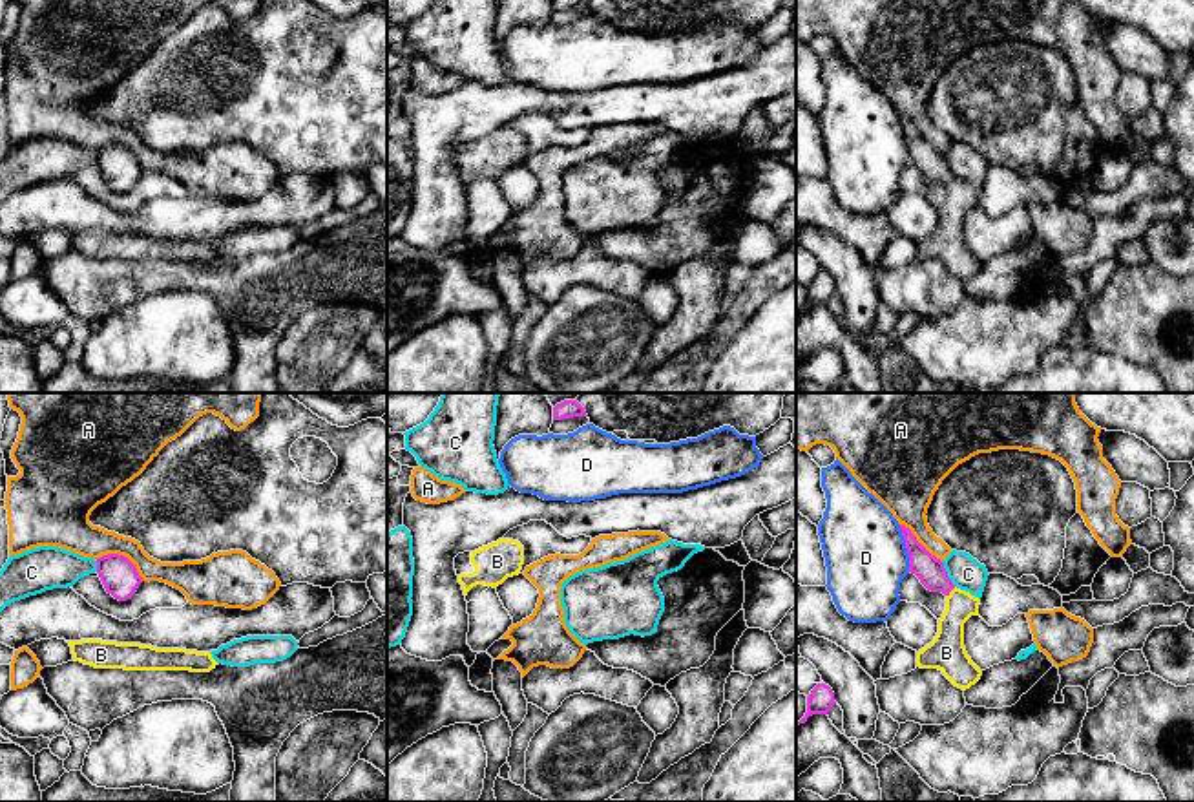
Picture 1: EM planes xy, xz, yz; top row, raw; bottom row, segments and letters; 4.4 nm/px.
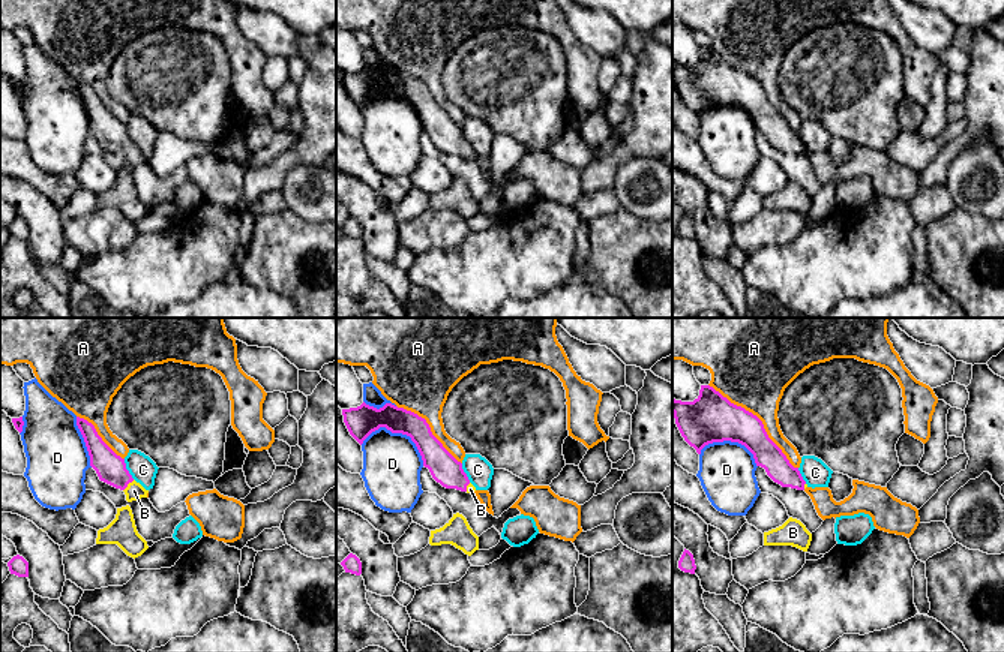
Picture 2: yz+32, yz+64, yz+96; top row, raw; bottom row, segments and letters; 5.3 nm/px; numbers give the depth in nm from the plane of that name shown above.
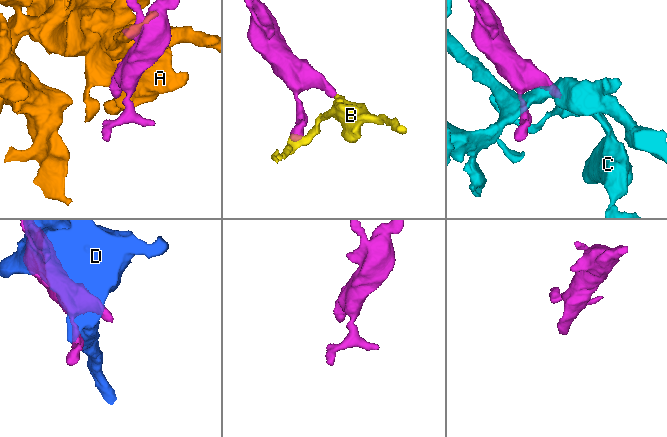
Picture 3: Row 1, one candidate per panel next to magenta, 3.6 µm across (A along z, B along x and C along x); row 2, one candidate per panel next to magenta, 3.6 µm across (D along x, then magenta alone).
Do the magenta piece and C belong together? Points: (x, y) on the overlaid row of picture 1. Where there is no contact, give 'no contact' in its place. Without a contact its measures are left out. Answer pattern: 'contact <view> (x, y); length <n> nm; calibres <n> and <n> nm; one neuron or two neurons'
contact yz (946, 574); length 130 nm; calibres 120 and 150 nm; two neurons

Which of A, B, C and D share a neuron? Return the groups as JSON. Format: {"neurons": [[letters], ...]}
{"neurons": [["A"], ["B"], ["C"], ["D"]]}

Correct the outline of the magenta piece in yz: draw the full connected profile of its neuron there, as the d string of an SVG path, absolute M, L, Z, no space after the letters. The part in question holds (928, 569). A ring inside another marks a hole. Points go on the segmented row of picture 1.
M900 524L900 530L909 554L909 572L927 590L946 596L938 632L929 645L916 652L916 667L938 669L955 687L966 691L982 676L982 670L971 661L964 647L964 623L971 616L979 616L980 599L957 588L948 577L944 563L922 546L909 528Z

